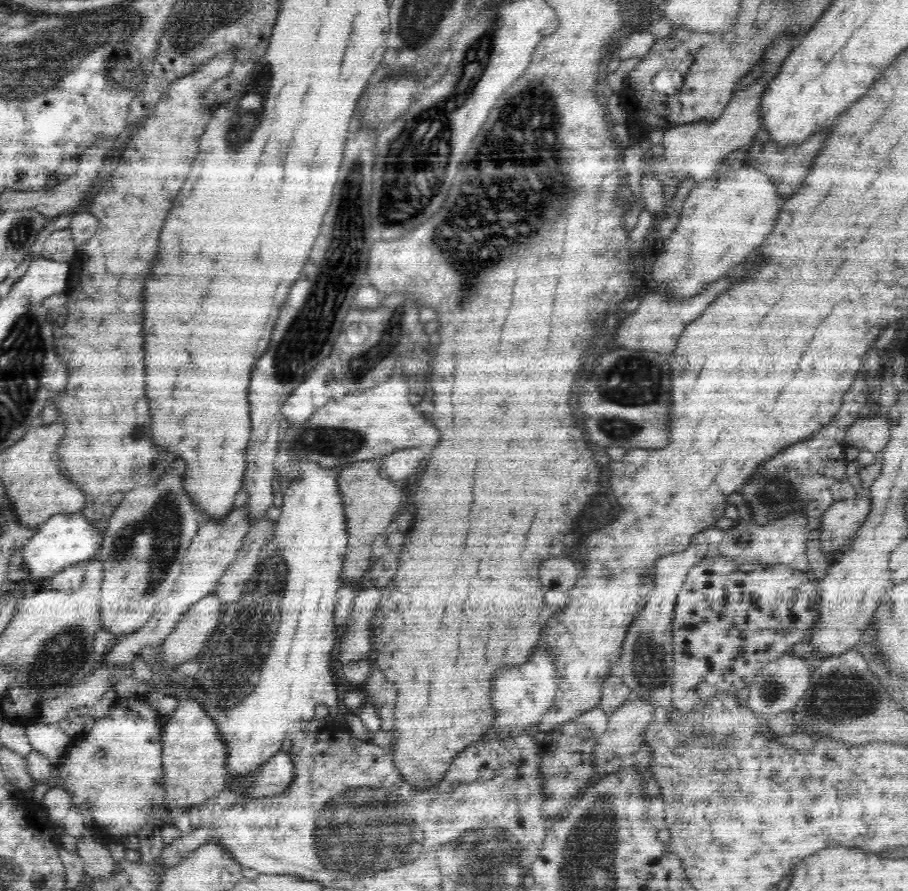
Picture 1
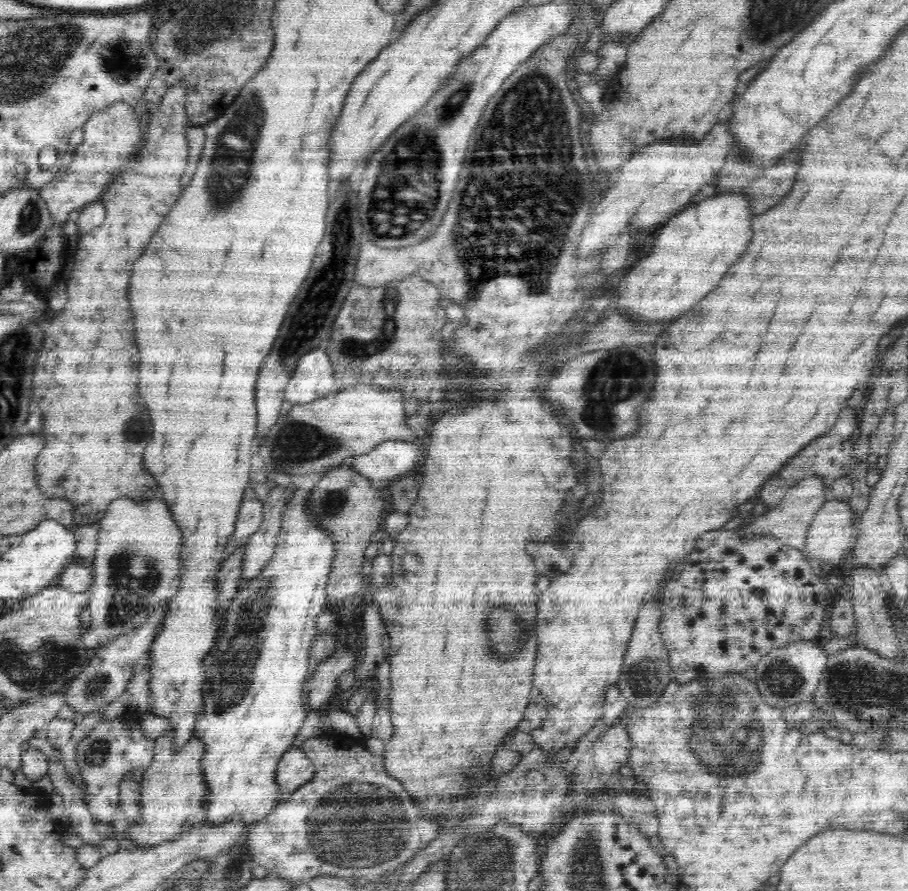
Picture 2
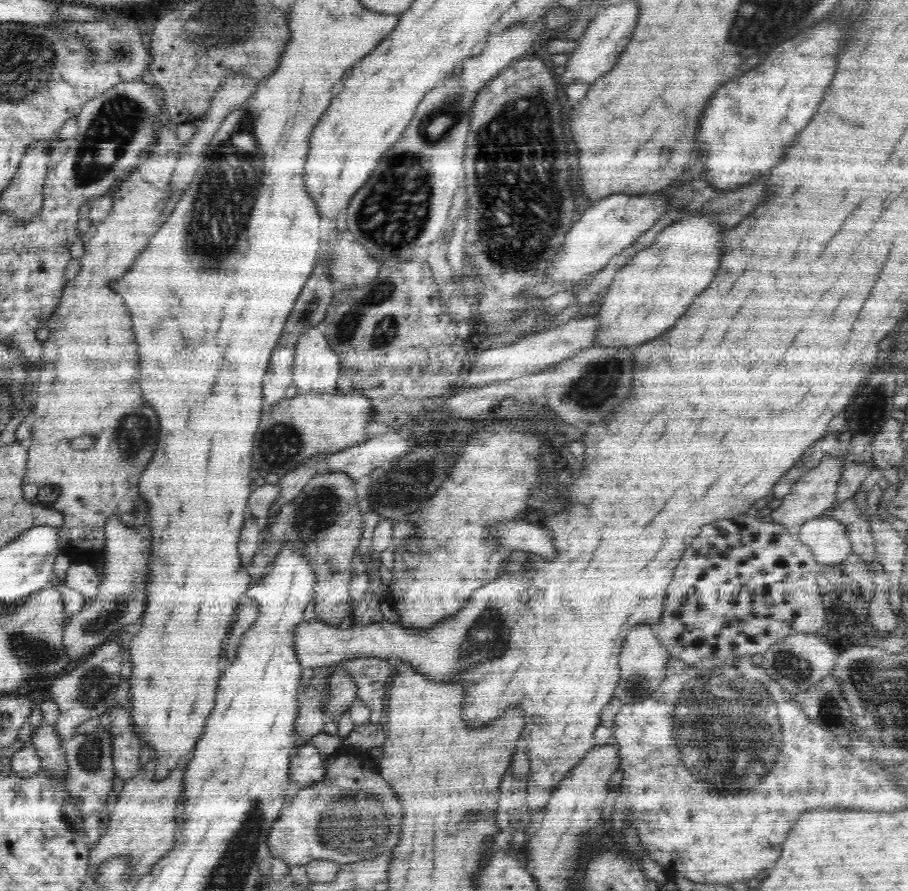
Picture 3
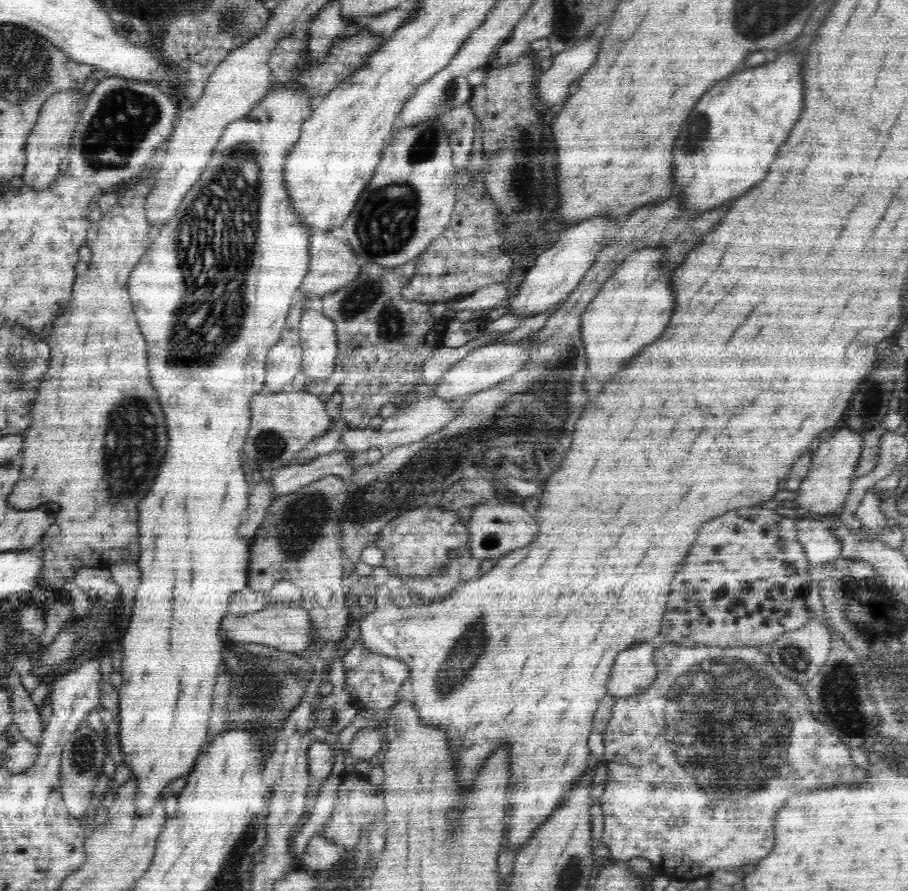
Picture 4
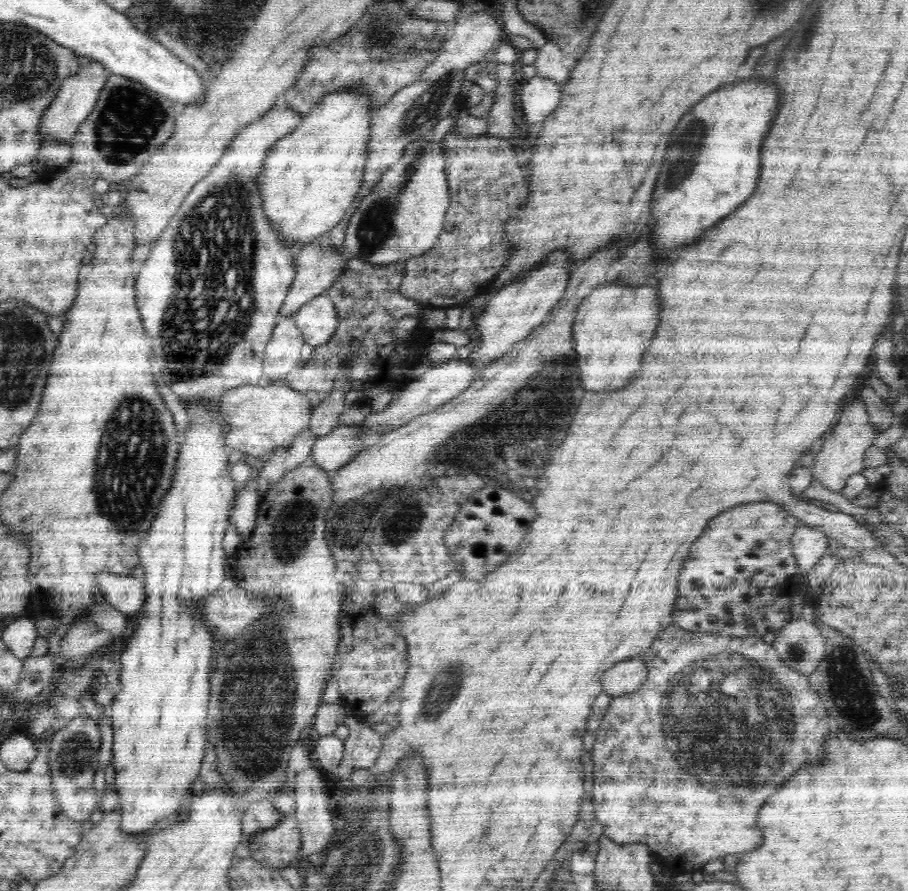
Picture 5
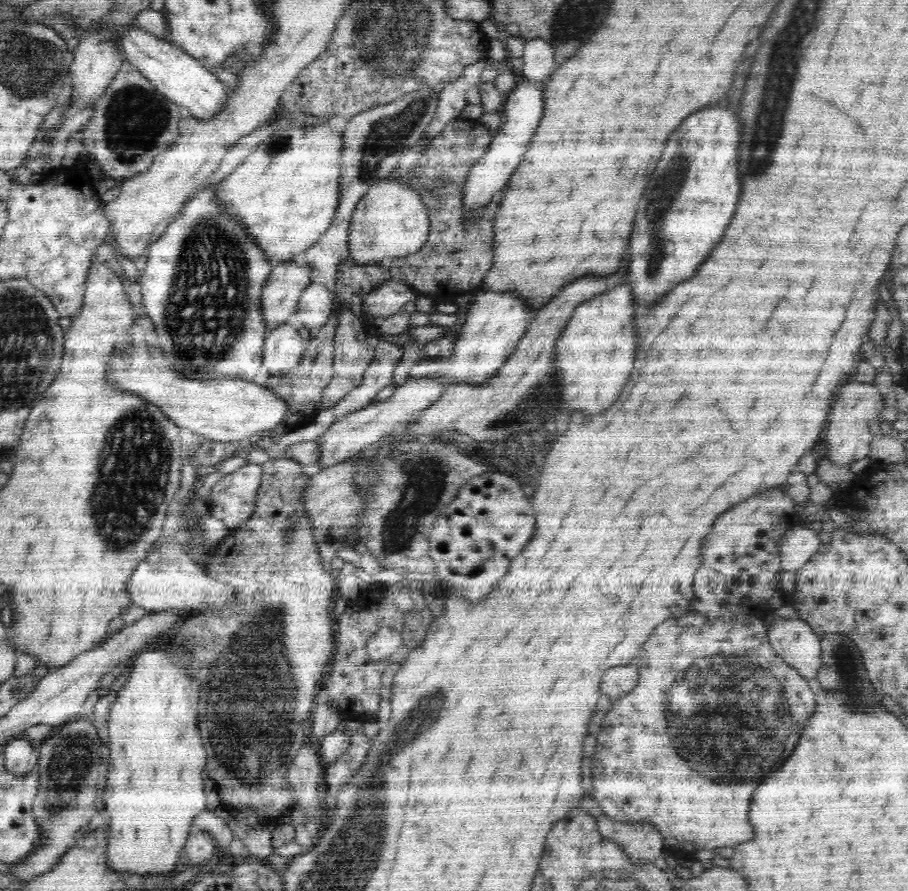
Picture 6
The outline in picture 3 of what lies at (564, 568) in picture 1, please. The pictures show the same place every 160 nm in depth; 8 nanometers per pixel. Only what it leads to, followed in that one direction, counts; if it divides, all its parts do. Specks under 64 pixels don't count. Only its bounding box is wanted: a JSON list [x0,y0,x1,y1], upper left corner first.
[498,522,556,560]

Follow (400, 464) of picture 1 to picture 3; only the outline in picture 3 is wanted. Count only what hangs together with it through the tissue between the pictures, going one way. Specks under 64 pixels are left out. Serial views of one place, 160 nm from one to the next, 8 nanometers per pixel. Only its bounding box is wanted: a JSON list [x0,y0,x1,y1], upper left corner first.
[328,430,414,480]

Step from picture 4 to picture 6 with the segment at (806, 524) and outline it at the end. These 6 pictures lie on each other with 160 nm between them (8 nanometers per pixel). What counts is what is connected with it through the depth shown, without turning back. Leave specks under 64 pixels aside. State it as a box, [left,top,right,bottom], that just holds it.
[779,524,822,571]

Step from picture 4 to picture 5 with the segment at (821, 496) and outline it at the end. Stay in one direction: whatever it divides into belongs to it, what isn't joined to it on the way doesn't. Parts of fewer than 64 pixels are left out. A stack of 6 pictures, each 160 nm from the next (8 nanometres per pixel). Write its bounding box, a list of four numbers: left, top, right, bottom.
[810,396,878,493]

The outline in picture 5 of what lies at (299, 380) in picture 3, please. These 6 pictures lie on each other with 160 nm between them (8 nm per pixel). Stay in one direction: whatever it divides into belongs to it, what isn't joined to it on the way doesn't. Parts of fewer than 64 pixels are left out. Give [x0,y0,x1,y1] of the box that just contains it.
[292,293,338,349]

